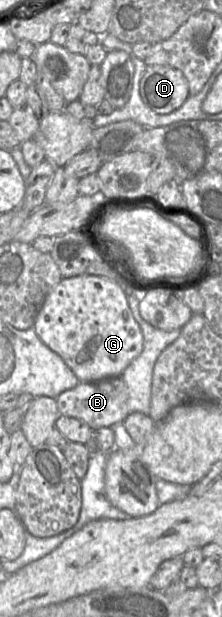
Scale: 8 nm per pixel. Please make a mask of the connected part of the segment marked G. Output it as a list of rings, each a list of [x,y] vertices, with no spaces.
[[[77,275],[63,278],[46,296],[33,328],[38,337],[56,352],[80,382],[97,382],[121,376],[127,366],[143,350],[143,335],[129,307],[125,290],[109,278]]]

